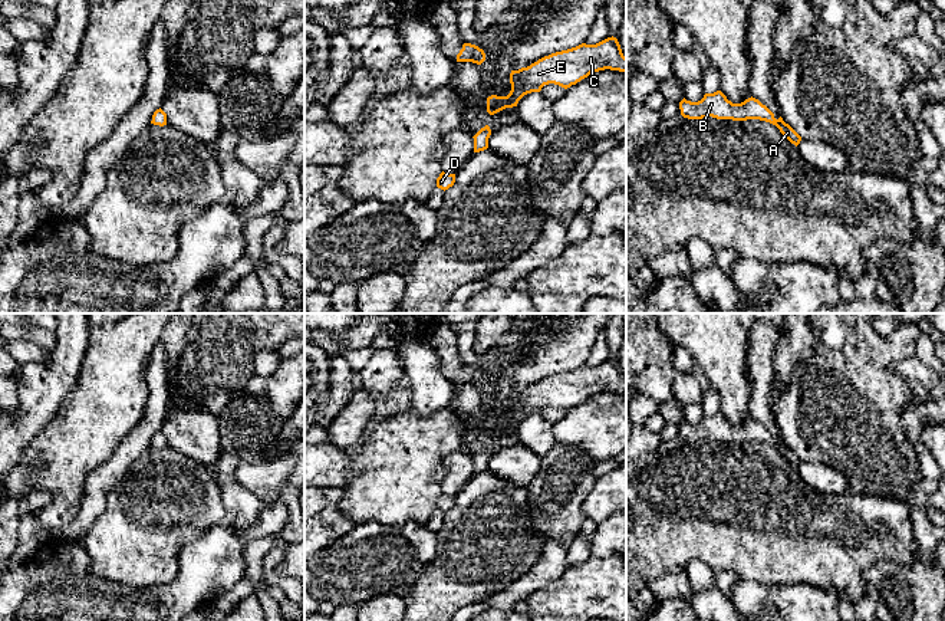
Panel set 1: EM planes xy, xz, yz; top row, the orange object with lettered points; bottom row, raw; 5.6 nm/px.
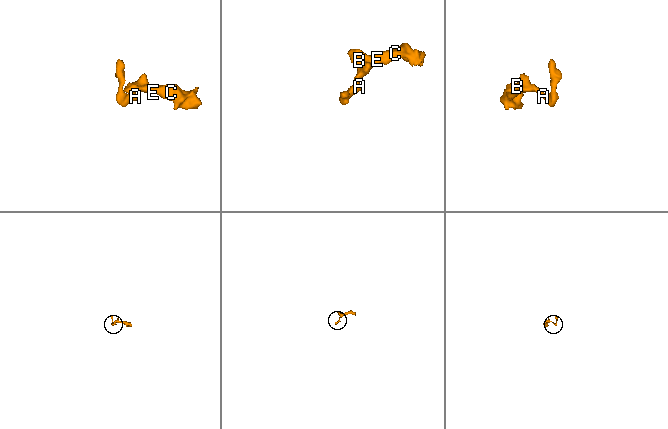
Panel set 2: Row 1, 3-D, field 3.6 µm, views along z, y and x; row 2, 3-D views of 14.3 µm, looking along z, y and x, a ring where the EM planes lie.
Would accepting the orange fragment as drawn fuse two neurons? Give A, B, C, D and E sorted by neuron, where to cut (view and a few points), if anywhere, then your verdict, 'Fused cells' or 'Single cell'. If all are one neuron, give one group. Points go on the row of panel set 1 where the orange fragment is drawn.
Groups: A B C D E. No split. Single cell

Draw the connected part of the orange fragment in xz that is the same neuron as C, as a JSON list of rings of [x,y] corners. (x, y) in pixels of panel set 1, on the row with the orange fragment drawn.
[[[613,36],[596,45],[582,43],[576,47],[551,53],[527,68],[511,70],[510,93],[507,96],[488,96],[487,112],[494,115],[506,108],[517,106],[524,95],[540,92],[549,83],[567,89],[590,73],[605,69],[626,73],[626,58]]]

